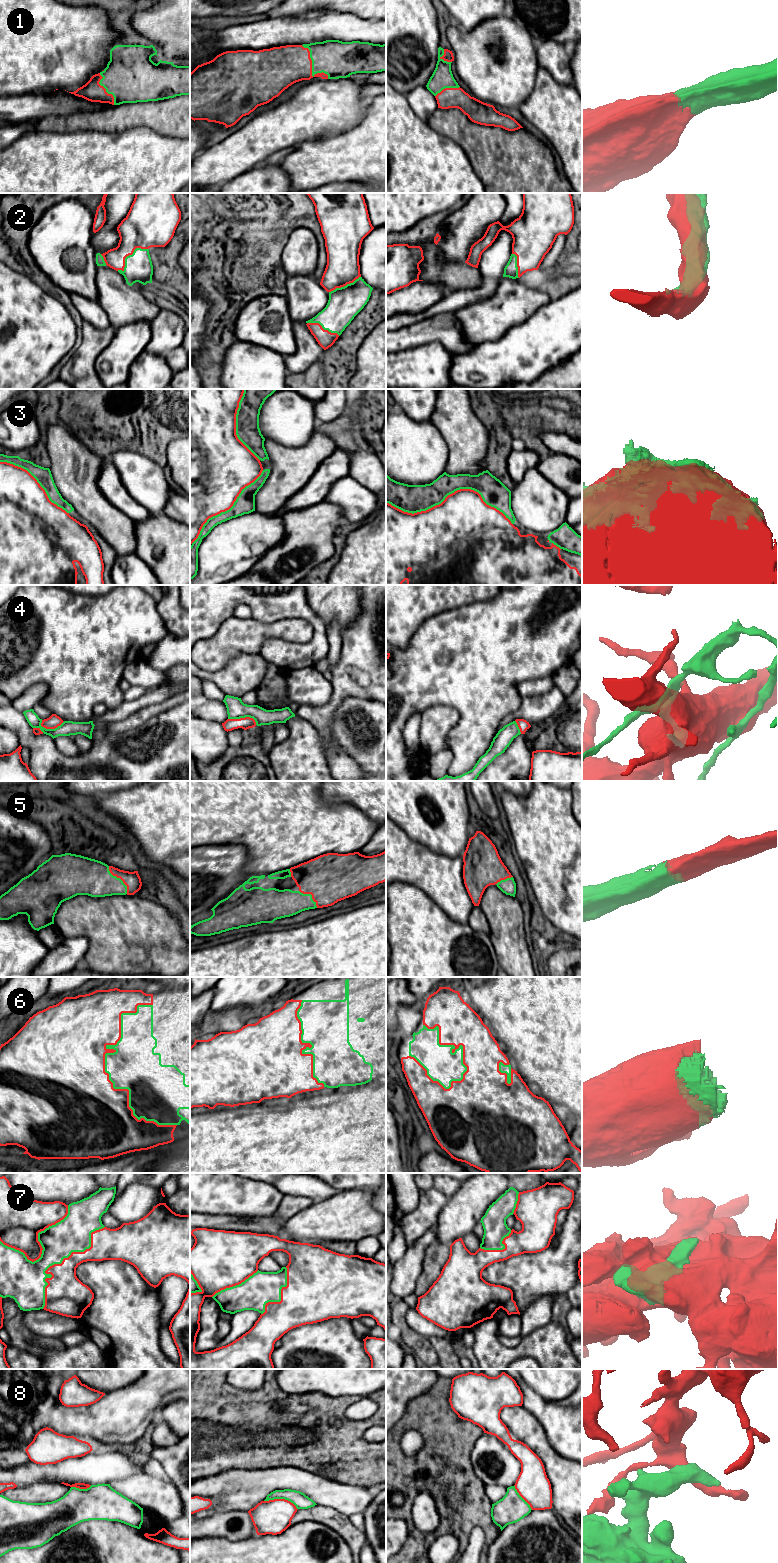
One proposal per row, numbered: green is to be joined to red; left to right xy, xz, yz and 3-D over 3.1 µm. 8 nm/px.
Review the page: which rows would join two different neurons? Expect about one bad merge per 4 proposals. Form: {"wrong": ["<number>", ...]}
{"wrong": ["4", "8"]}

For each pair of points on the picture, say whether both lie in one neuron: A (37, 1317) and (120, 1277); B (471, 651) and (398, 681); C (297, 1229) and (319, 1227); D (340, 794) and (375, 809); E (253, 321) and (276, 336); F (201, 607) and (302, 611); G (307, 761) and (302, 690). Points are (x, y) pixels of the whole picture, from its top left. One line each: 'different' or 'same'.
A: different
B: same
C: same
D: same
E: same
F: same
G: different

